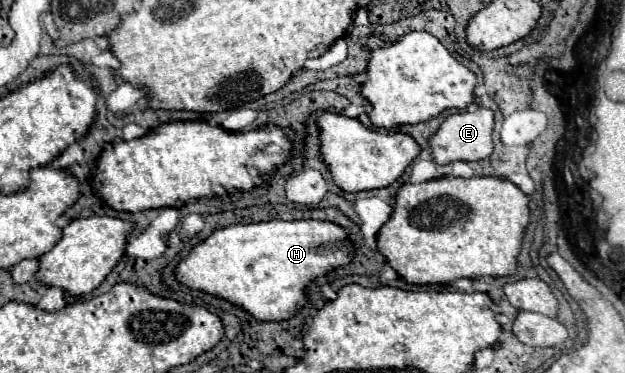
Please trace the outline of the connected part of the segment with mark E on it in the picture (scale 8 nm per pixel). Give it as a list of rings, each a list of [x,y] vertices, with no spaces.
[[[472,107],[464,113],[448,115],[438,131],[428,139],[432,157],[438,165],[448,165],[454,161],[480,161],[492,153],[492,127],[494,127],[494,113],[490,109]]]

